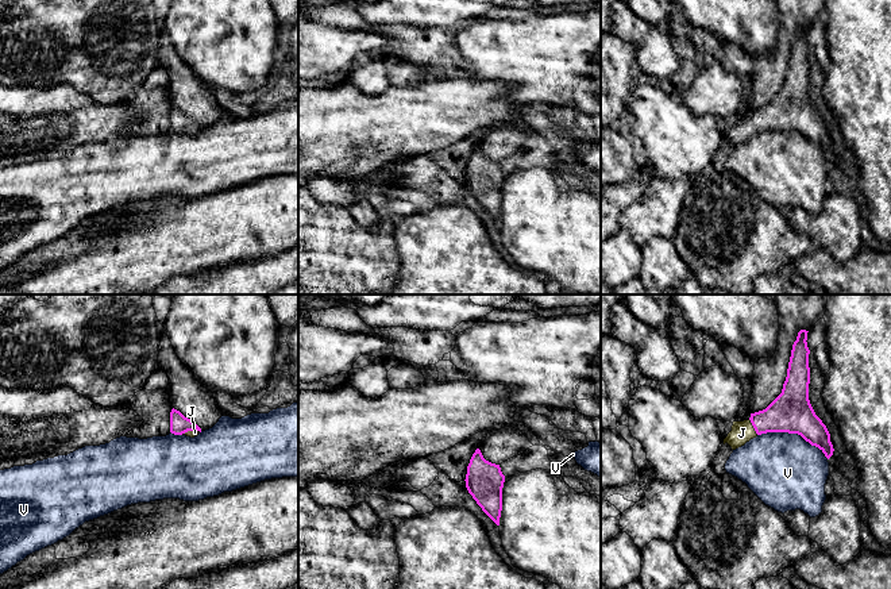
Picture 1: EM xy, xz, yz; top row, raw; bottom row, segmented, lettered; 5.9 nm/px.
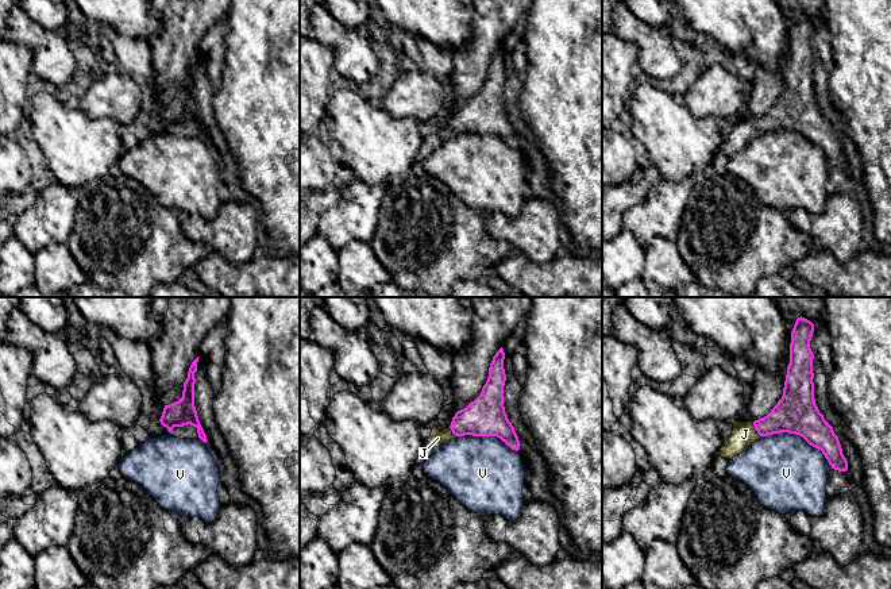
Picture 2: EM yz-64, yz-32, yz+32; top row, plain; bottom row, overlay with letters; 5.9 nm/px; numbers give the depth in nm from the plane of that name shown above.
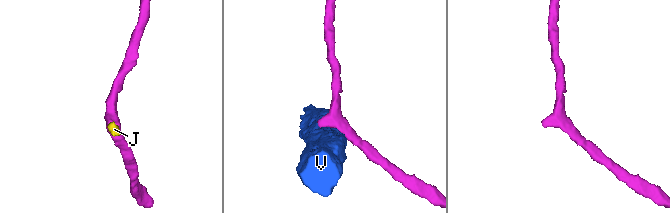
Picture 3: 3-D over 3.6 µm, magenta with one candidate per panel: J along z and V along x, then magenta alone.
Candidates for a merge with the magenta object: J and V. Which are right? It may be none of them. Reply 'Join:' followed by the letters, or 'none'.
Join: J

